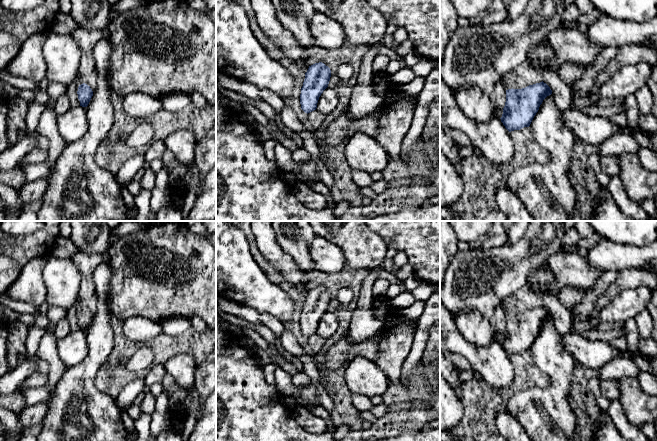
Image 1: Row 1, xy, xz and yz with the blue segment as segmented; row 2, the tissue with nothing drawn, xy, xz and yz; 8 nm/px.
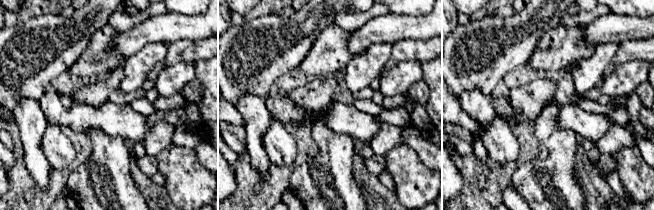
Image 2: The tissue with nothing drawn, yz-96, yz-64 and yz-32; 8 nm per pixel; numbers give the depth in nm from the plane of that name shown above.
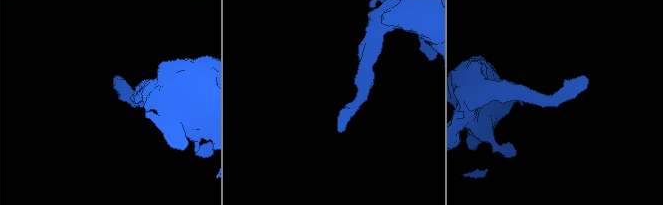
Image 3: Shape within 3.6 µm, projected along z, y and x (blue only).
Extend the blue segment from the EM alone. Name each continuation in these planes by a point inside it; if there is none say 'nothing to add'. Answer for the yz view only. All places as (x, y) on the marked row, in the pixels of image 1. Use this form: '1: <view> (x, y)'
nothing to add

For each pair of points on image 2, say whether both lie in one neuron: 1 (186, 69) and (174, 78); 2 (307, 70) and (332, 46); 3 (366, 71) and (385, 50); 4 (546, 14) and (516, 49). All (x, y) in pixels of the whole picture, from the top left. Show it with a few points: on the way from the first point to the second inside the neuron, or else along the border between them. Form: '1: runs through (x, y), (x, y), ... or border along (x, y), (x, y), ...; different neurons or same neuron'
1: runs through (183, 72), (177, 76); same neuron
2: runs through (314, 64), (327, 53); same neuron
3: runs through (369, 66), (380, 55); same neuron
4: runs through (537, 22), (519, 40); same neuron

